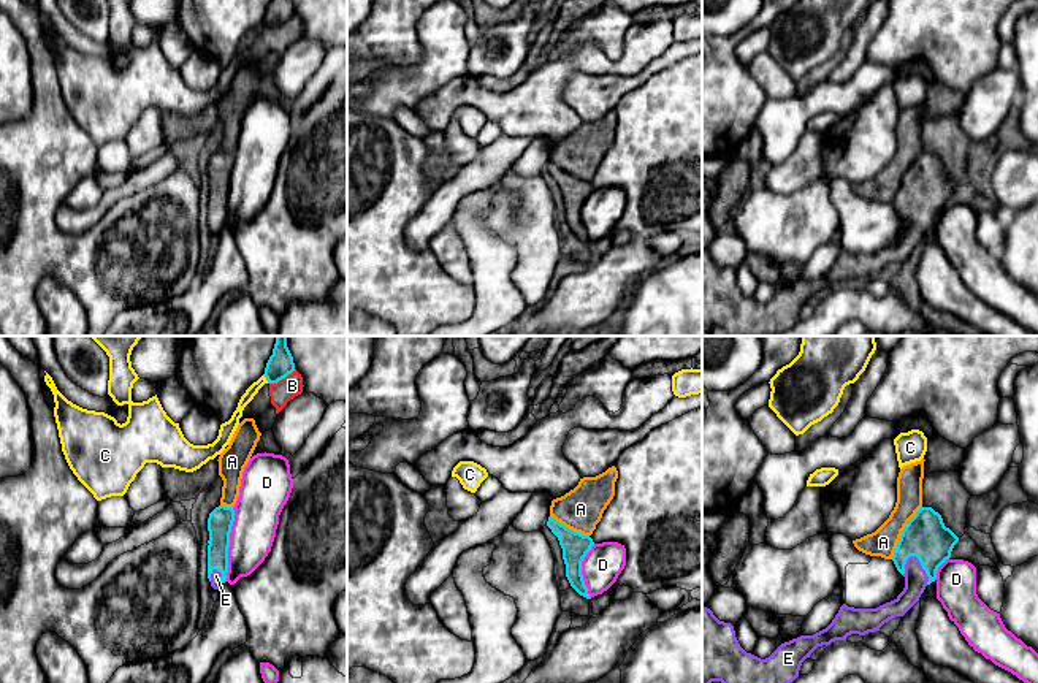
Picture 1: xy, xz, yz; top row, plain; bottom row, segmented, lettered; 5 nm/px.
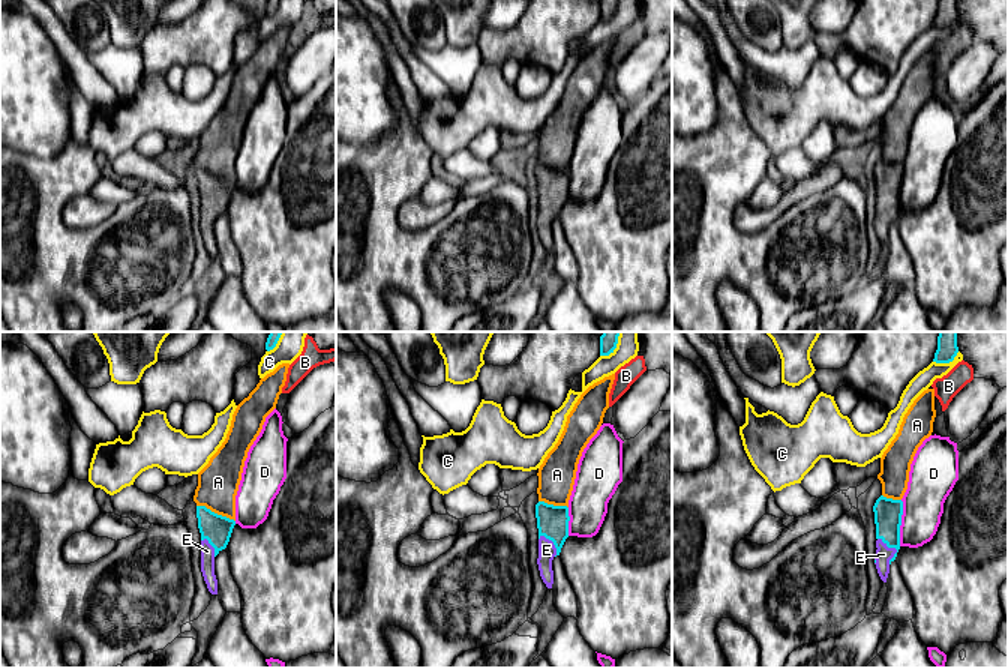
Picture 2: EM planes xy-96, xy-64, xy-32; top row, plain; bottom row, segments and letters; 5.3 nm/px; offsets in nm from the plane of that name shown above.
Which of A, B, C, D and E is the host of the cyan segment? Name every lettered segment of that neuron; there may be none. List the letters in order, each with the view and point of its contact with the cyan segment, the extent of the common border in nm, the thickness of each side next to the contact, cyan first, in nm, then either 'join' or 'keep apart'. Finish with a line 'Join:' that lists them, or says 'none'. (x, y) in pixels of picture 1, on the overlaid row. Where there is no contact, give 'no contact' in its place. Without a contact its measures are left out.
A: yz (902, 533) | 320 nm | 220/140 nm | keep apart
B: xy (282, 377) | 150 nm | 130/110 nm | keep apart
C: xy (267, 379) | 50 nm | 130/60 nm | keep apart
D: xy (228, 545) | 380 nm | 130/220 nm | keep apart
E: yz (923, 568) | 180 nm | 220/120 nm | join
Join: E

